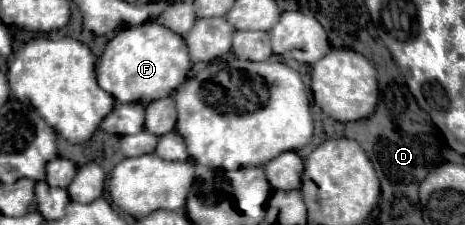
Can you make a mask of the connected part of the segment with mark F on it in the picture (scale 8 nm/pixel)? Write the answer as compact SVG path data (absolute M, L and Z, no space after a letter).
M152 19L142 25L126 27L108 41L102 57L98 59L98 83L118 103L150 103L152 99L164 99L172 95L172 91L187 78L194 64L190 59L186 37L168 31L168 27Z

